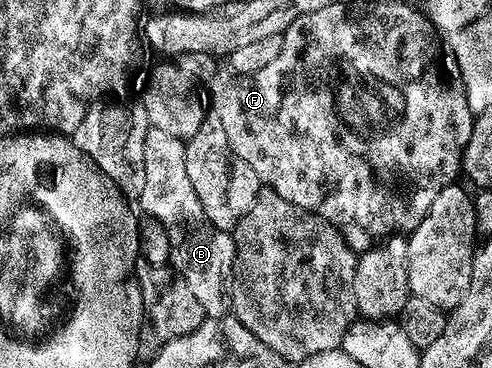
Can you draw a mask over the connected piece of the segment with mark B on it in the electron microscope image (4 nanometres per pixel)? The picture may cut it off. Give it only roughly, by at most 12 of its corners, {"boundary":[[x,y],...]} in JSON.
{"boundary":[[148,126],[144,216],[204,316],[229,311],[232,232],[212,227],[184,140]]}

